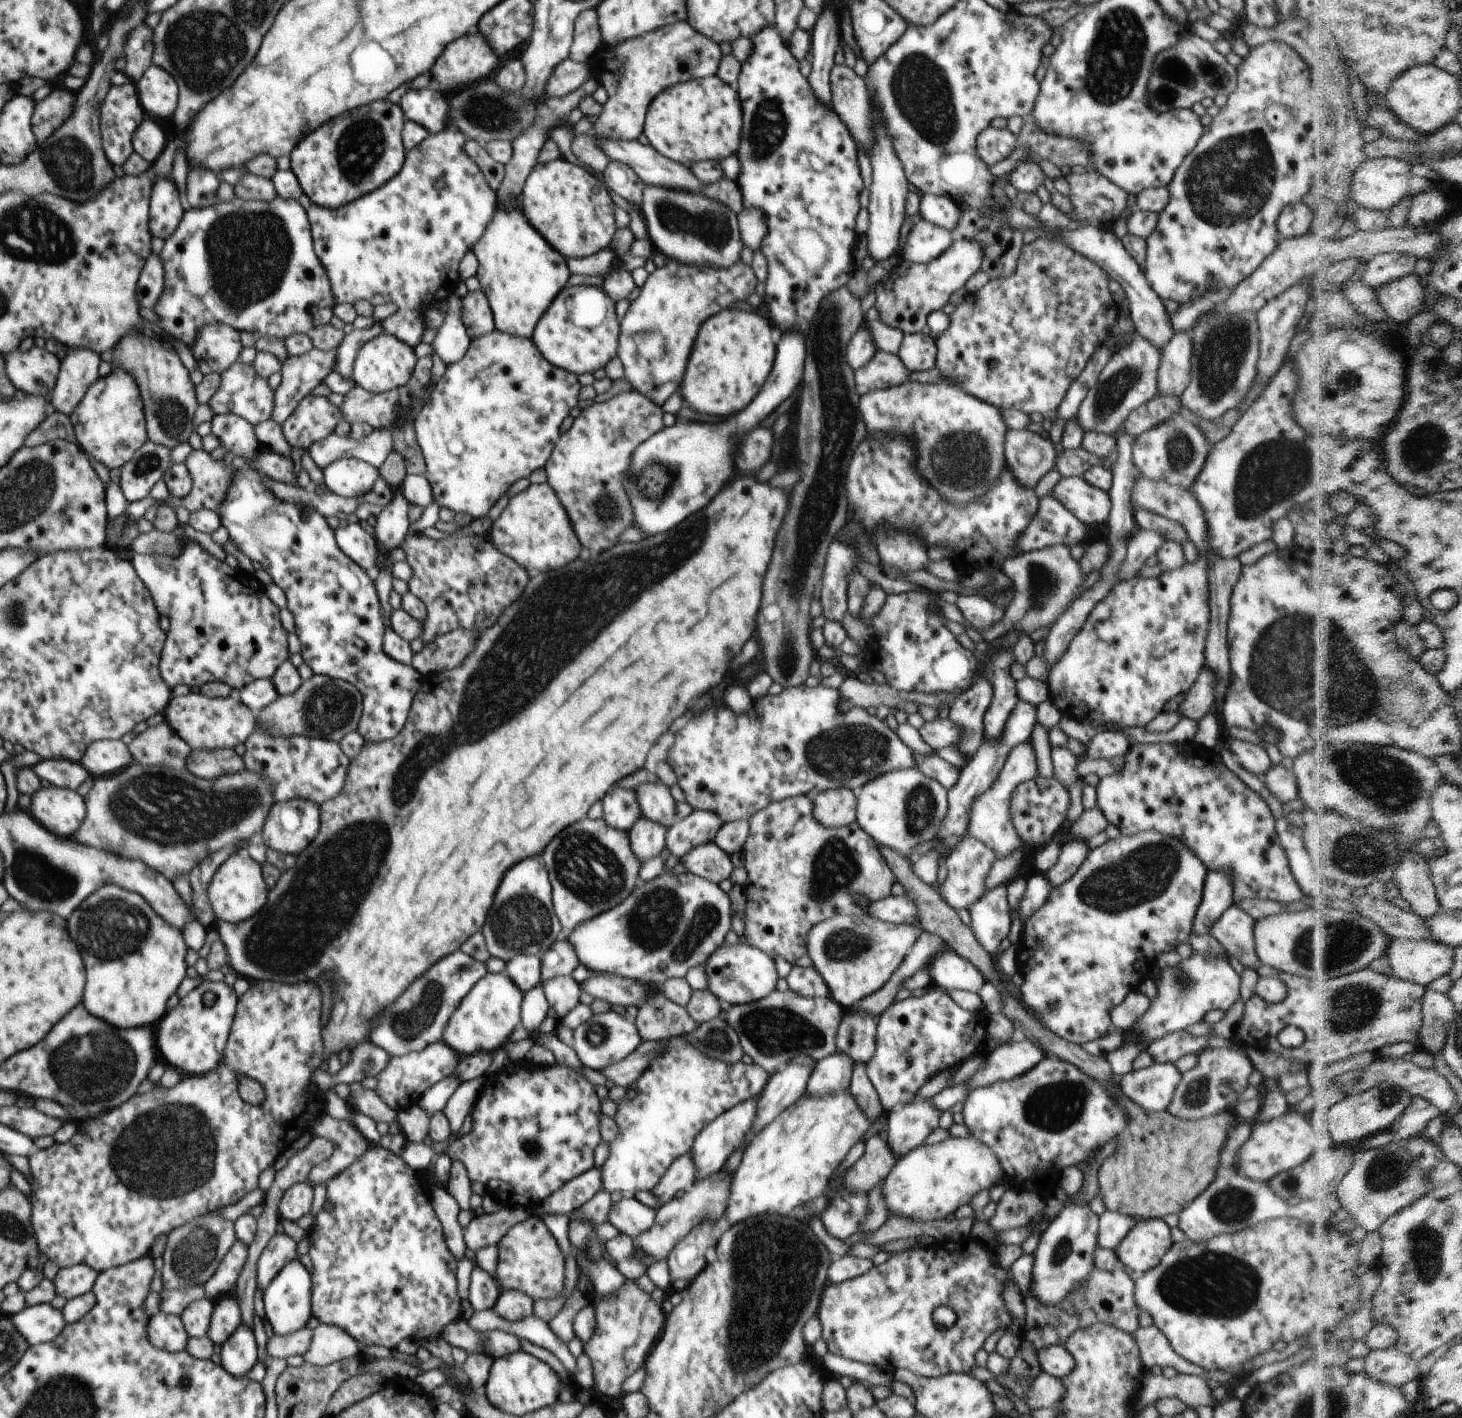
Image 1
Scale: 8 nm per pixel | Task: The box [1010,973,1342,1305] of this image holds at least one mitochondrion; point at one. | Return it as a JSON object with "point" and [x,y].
{"point":[1058,1105]}

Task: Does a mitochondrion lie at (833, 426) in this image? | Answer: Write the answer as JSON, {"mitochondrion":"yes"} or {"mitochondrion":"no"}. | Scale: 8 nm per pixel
{"mitochondrion":"yes"}

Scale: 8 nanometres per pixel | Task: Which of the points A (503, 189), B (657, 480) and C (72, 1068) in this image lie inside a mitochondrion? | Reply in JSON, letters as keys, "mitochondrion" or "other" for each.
{"A":"other","B":"mitochondrion","C":"mitochondrion"}

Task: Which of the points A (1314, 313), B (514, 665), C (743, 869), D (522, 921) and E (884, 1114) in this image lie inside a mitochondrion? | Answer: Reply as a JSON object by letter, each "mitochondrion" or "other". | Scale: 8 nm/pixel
{"A":"other","B":"mitochondrion","C":"other","D":"mitochondrion","E":"other"}

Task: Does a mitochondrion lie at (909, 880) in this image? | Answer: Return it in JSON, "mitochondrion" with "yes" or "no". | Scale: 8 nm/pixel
{"mitochondrion":"no"}

